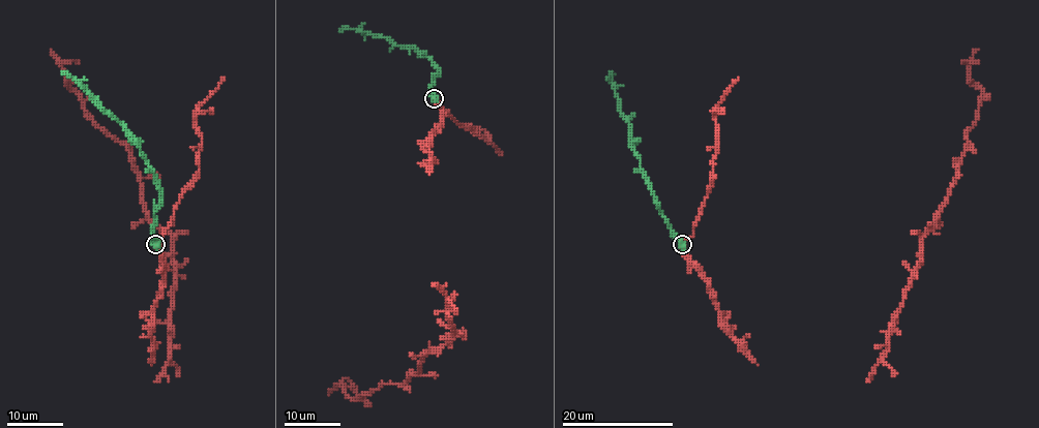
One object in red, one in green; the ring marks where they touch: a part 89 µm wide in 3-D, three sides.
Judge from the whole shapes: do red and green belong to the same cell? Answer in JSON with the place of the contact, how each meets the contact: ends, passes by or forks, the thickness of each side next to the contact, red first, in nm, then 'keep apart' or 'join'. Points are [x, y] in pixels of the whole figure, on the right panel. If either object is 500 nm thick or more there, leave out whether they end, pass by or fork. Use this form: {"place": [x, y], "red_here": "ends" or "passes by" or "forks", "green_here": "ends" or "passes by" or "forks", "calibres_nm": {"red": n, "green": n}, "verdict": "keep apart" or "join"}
{"place": [682, 244], "calibres_nm": {"red": 600, "green": 480}, "verdict": "join"}

